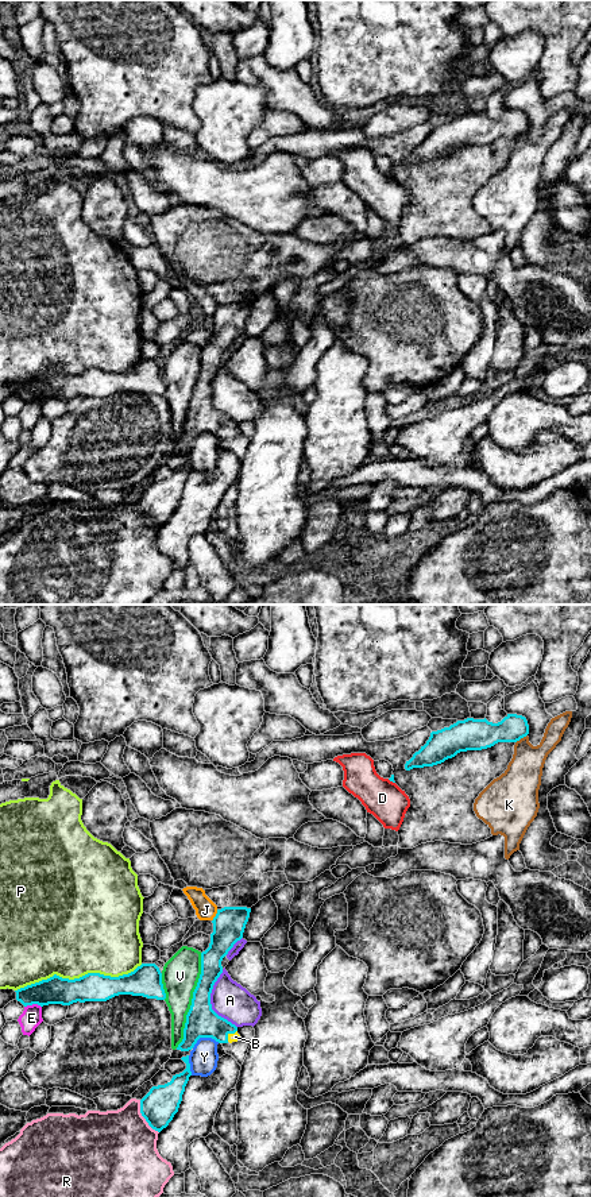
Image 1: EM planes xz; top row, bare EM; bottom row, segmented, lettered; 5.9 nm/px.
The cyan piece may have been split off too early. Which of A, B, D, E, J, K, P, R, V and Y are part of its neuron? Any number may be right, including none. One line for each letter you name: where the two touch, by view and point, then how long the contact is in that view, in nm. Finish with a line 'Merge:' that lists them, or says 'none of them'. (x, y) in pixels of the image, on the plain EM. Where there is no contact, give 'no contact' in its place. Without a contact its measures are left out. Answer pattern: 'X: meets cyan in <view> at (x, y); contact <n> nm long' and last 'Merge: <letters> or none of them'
B: meets cyan in xz at (230, 428); contact 90 nm long
Merge: B

